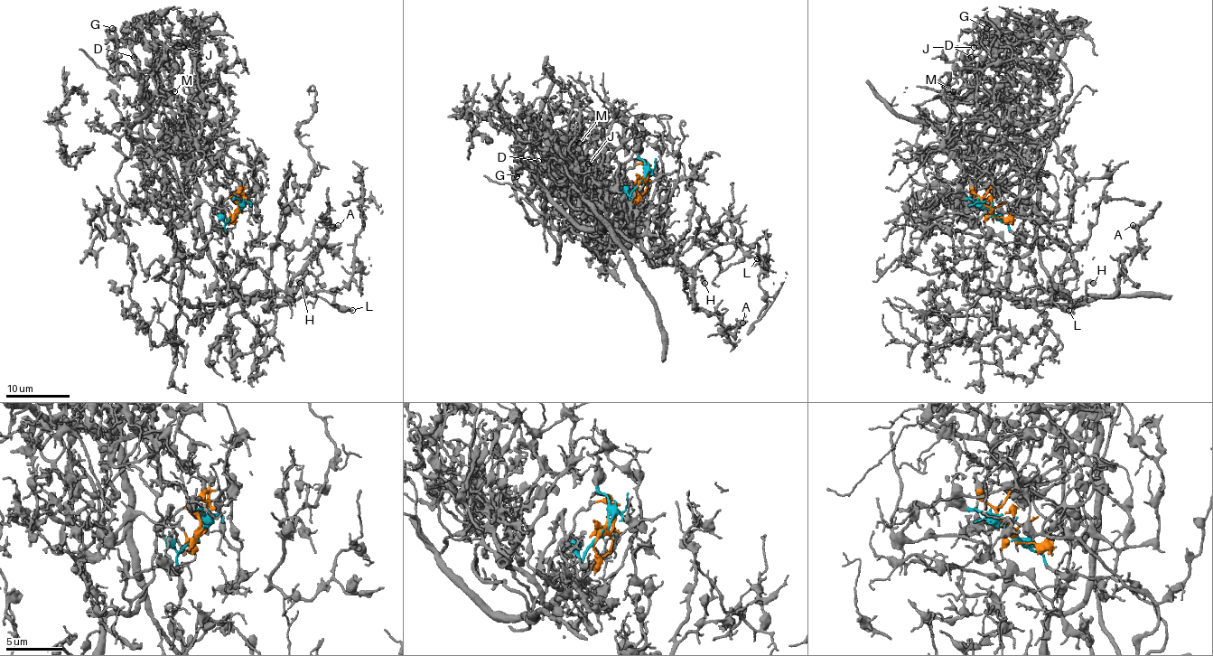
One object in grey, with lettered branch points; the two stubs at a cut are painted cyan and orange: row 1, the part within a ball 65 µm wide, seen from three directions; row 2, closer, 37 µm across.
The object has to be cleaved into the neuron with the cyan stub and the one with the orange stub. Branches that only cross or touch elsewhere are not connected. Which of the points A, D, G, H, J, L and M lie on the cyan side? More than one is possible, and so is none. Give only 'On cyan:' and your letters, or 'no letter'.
On cyan: A, H, L

